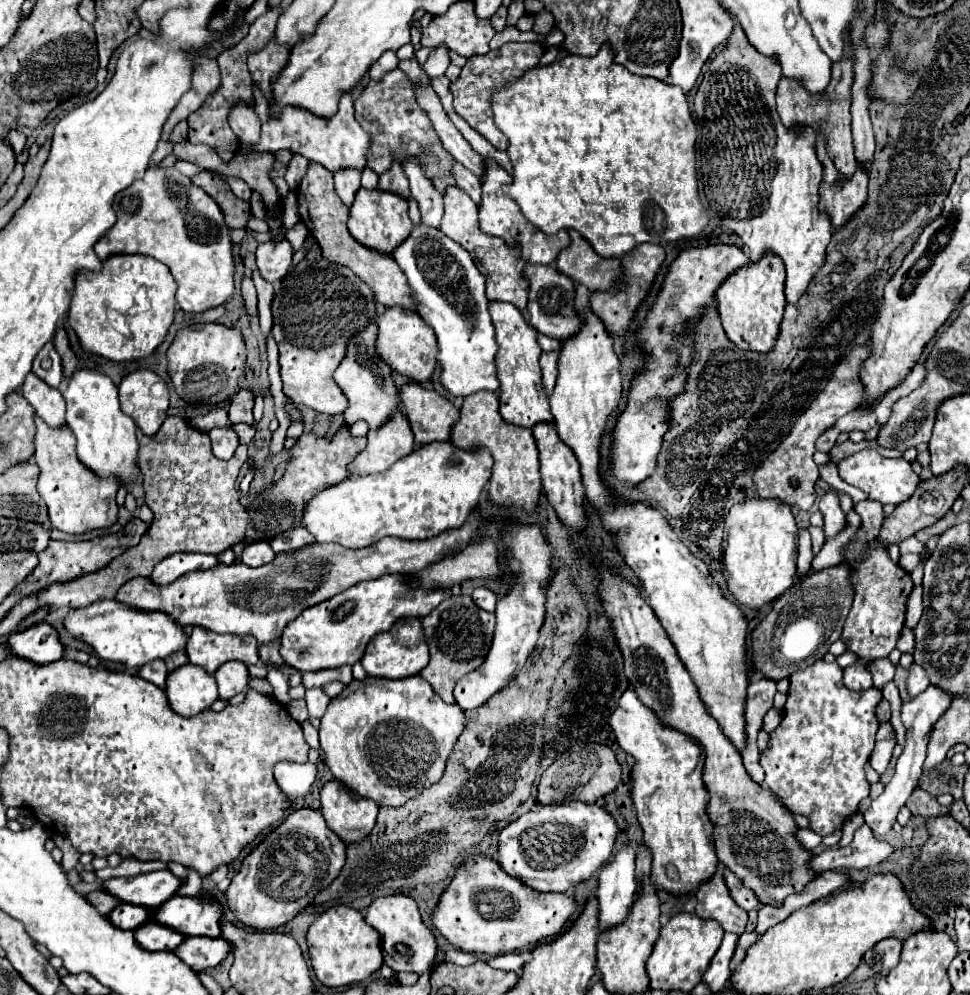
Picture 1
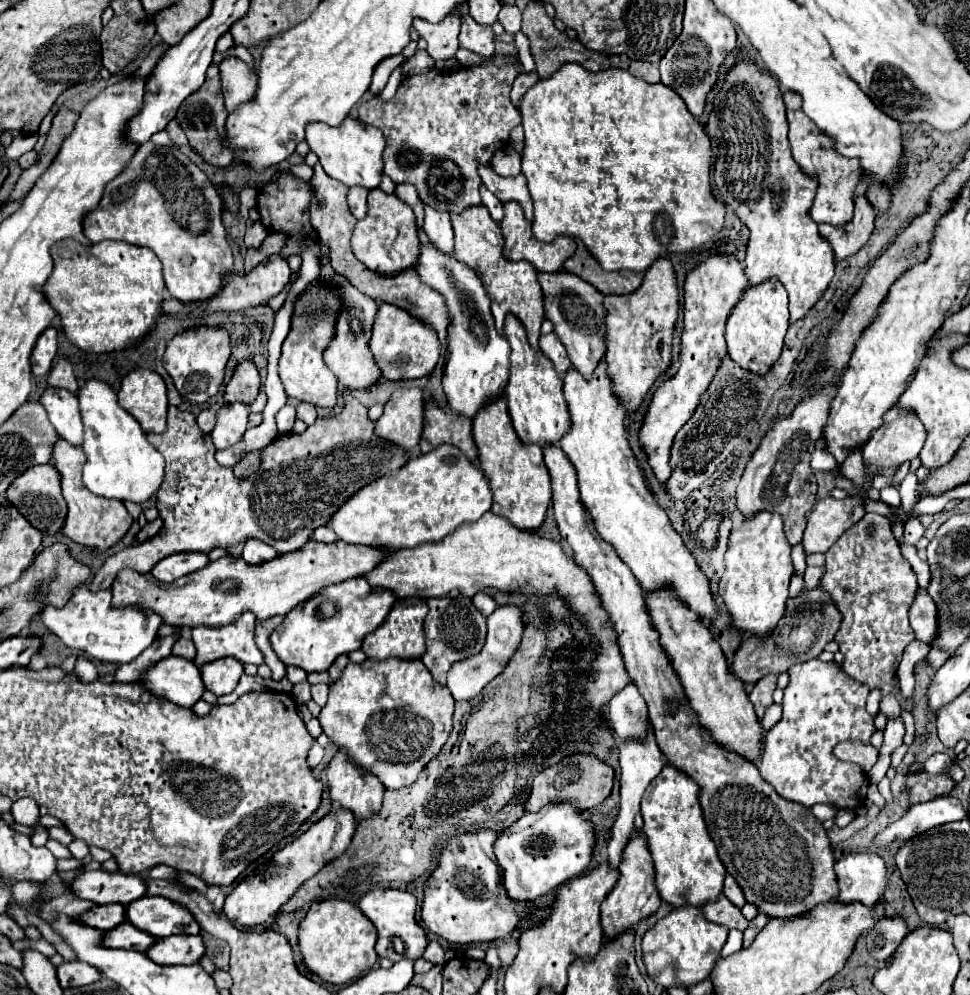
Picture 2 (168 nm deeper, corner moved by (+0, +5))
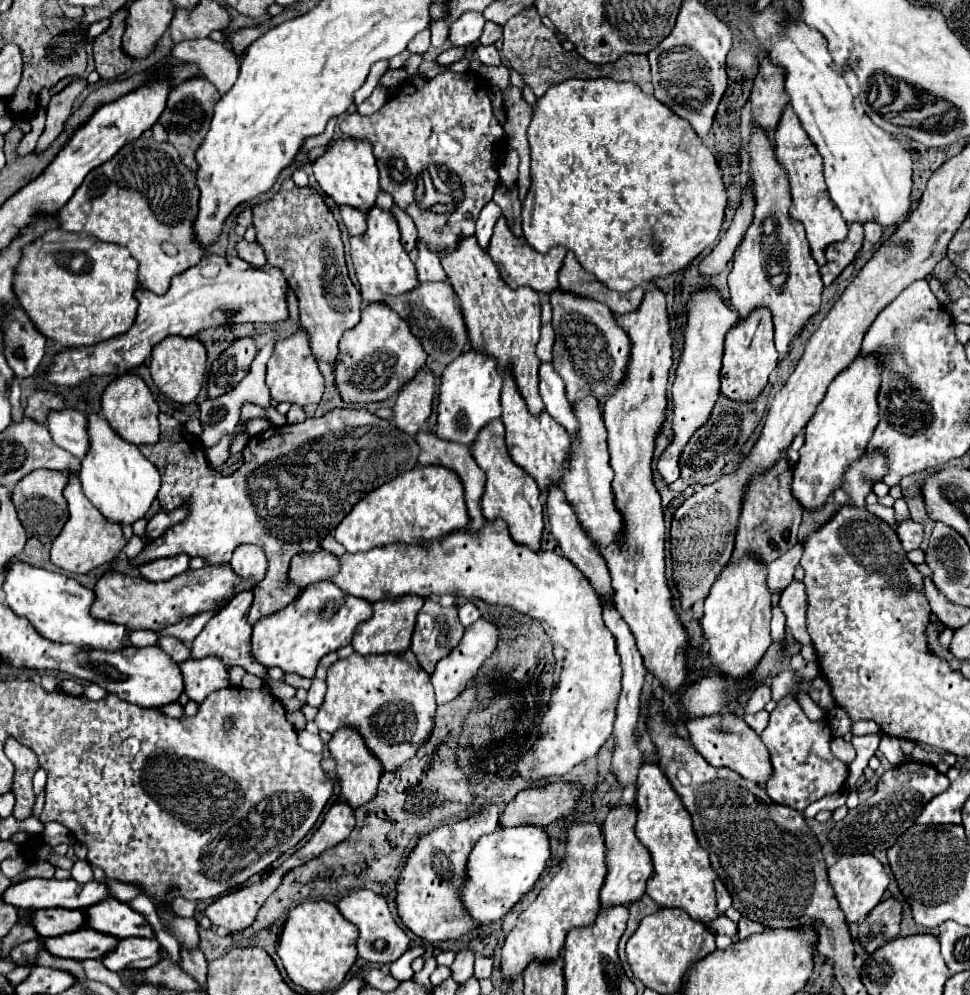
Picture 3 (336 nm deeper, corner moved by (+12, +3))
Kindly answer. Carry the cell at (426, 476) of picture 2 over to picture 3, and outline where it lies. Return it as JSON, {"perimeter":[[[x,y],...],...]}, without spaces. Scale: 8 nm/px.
{"perimeter":[[[416,466],[364,496],[338,524],[334,538],[348,552],[356,554],[394,542],[428,542],[462,530],[468,522],[470,516],[464,502],[464,486],[460,484],[460,478],[456,478],[456,472],[448,472],[448,468]]]}

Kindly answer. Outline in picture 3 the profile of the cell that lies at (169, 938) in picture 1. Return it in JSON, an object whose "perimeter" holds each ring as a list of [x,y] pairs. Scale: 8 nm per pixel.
{"perimeter":[[[82,928],[78,932],[62,934],[56,938],[42,938],[40,944],[48,952],[60,958],[74,958],[74,960],[86,960],[86,958],[104,958],[108,950],[114,950],[120,940],[114,936],[104,936],[102,932],[96,932],[92,928]]]}

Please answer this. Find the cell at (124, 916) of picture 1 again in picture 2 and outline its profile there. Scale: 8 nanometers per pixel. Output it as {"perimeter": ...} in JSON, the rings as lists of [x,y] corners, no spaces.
{"perimeter":[[[112,904],[112,906],[92,906],[92,910],[80,914],[74,918],[78,924],[92,926],[98,930],[112,930],[112,926],[118,926],[124,922],[124,906]]]}

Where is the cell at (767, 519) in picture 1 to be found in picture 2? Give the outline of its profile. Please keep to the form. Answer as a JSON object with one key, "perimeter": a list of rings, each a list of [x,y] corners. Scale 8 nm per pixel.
{"perimeter":[[[756,514],[754,518],[746,518],[742,528],[732,530],[726,550],[726,572],[718,584],[718,592],[730,614],[732,628],[748,632],[756,638],[766,638],[772,634],[786,610],[792,572],[790,546],[784,538],[784,522],[778,514]]]}

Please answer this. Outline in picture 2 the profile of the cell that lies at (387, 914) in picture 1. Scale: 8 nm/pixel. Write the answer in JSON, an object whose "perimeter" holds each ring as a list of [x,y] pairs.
{"perimeter":[[[372,890],[360,898],[358,908],[378,930],[376,954],[380,958],[388,958],[392,962],[400,962],[404,958],[412,958],[412,960],[422,958],[428,942],[426,942],[426,932],[416,922],[414,894],[402,890]]]}

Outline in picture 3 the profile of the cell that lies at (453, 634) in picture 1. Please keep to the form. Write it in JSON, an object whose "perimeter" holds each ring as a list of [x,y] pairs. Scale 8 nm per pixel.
{"perimeter":[[[428,598],[416,616],[410,650],[416,654],[424,672],[432,674],[436,662],[448,656],[460,644],[462,634],[464,626],[458,620],[458,608],[444,608]]]}

